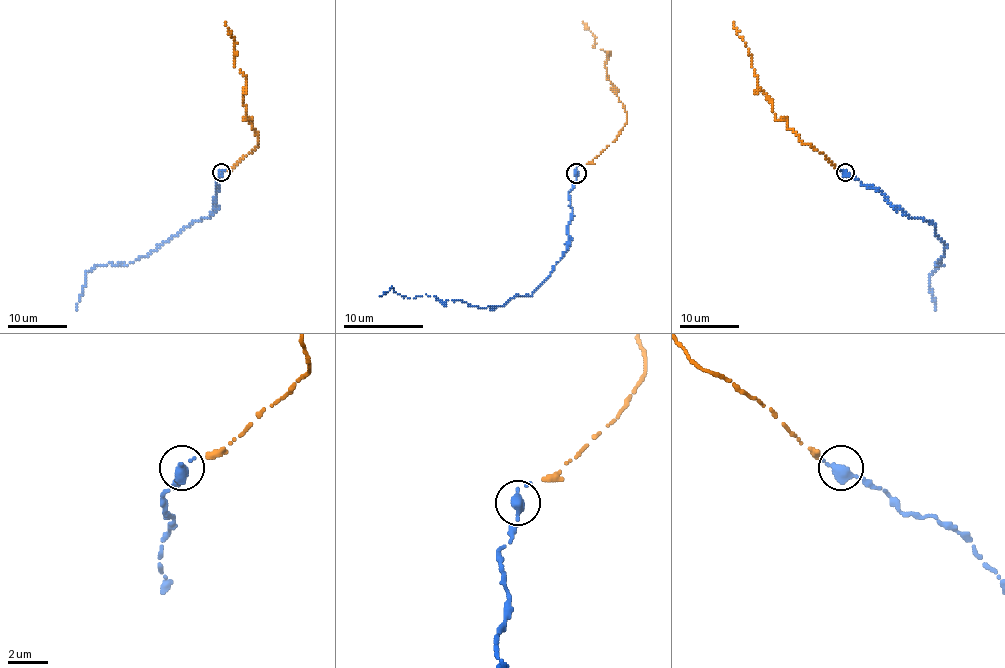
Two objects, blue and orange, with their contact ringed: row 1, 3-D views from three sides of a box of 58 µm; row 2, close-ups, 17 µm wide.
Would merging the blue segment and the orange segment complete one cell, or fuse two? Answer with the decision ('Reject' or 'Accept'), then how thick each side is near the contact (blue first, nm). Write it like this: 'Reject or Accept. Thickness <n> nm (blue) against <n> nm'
Accept. Thickness 360 nm (blue) against 70 nm

